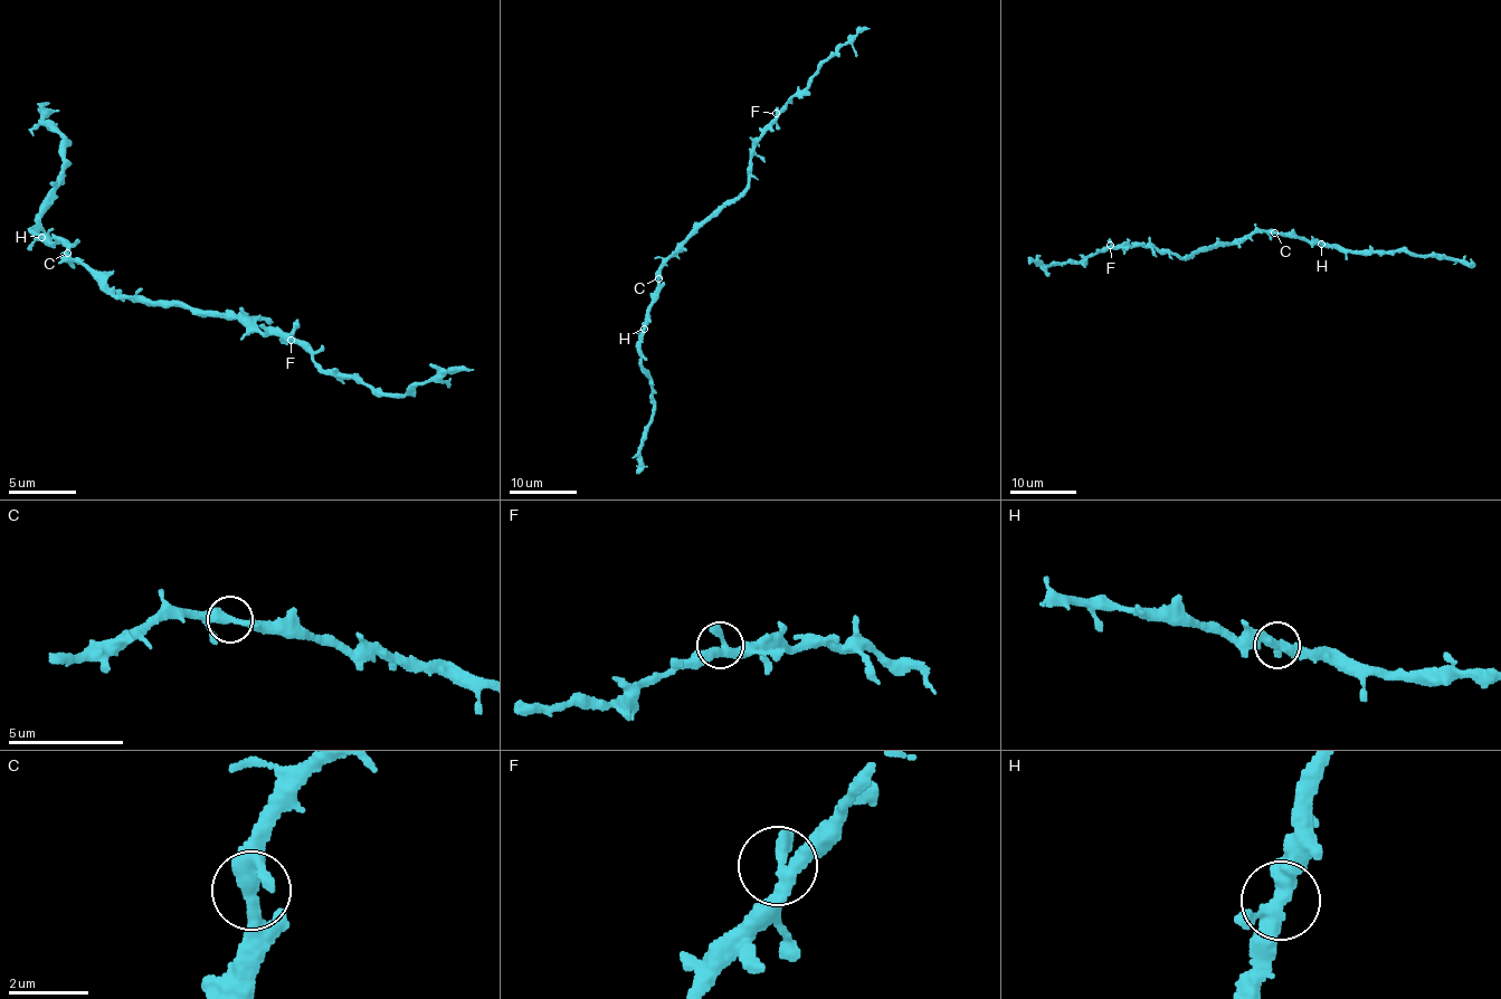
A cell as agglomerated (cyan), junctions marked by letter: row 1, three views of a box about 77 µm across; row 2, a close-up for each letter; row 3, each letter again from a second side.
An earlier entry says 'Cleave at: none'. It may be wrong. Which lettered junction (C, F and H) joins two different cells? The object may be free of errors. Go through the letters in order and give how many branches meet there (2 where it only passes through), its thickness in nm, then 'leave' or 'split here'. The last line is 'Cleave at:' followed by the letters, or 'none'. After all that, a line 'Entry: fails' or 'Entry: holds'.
C: 3 | 320 nm | leave
F: 3 | 320 nm | leave
H: 3 | 320 nm | leave
Cleave at: none
Entry: holds

